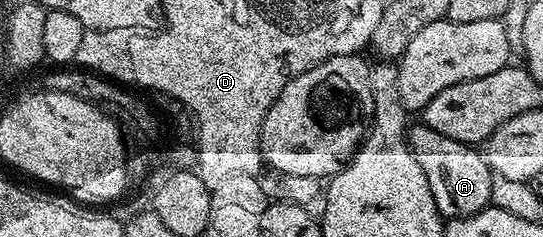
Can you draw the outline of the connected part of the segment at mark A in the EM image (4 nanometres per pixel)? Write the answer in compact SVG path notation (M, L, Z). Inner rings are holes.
M417 124L418 126L411 125L406 131L406 142L410 145L410 151L412 156L416 156L416 164L420 164L421 170L424 171L424 177L428 179L428 188L432 188L432 200L436 200L436 208L442 213L443 219L449 220L452 218L467 218L485 210L490 205L490 197L492 196L492 180L495 173L490 169L490 166L486 162L483 151L475 148L471 143L461 142L460 140L452 140L452 136L444 136L441 132L436 132L436 128L428 128L425 124Z

